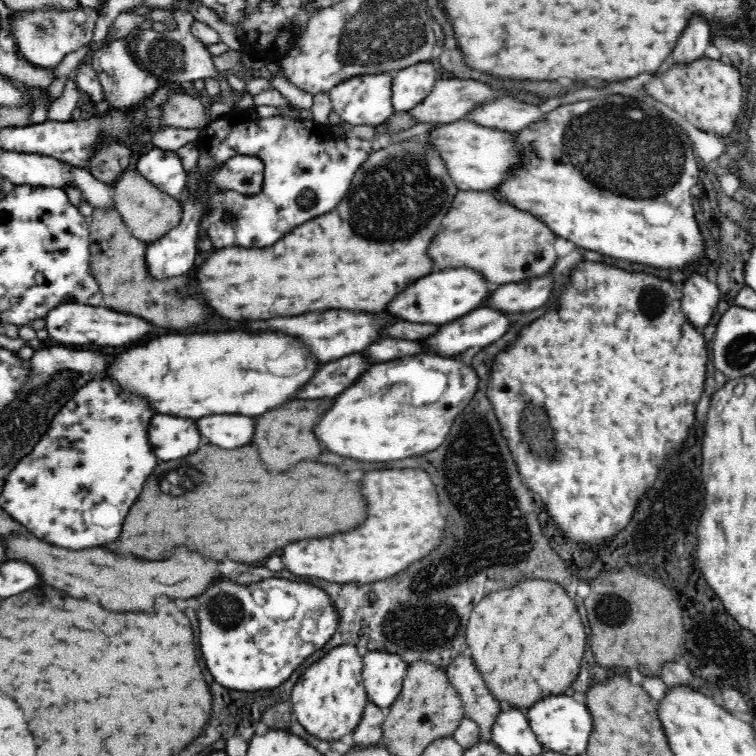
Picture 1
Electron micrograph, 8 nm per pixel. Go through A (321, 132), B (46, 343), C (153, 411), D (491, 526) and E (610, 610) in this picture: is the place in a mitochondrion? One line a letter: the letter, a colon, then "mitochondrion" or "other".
A: other
B: other
C: other
D: mitochondrion
E: mitochondrion

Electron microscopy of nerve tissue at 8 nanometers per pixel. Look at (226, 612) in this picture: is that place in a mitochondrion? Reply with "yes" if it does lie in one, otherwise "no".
yes

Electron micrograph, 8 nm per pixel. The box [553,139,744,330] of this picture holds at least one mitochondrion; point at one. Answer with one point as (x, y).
(652, 302)

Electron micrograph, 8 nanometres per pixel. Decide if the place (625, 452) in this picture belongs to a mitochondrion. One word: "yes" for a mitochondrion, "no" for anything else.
no

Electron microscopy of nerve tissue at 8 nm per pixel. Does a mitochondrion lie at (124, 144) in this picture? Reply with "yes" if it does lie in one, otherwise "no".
no

